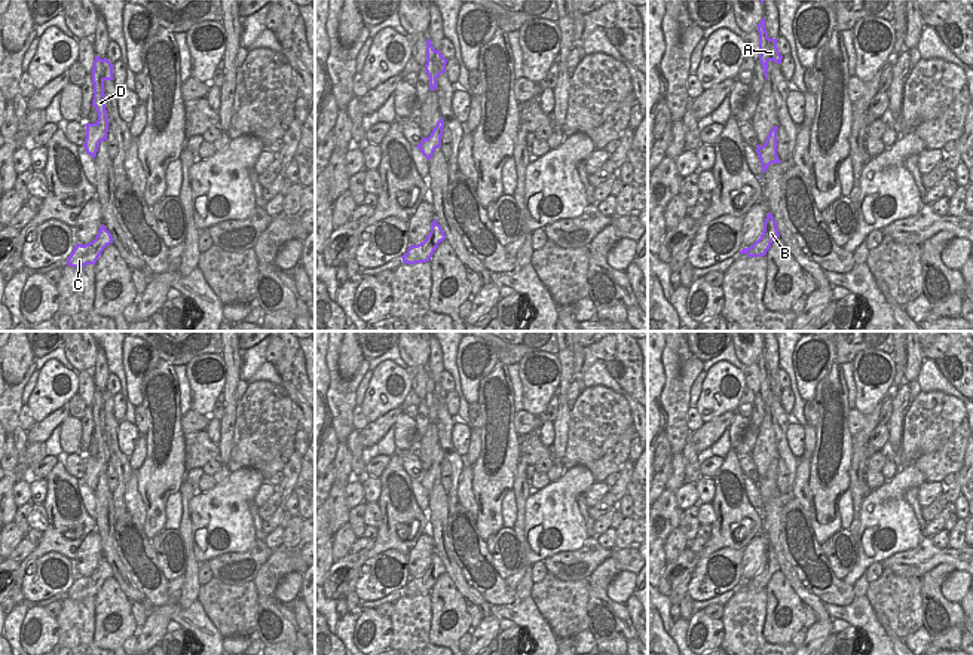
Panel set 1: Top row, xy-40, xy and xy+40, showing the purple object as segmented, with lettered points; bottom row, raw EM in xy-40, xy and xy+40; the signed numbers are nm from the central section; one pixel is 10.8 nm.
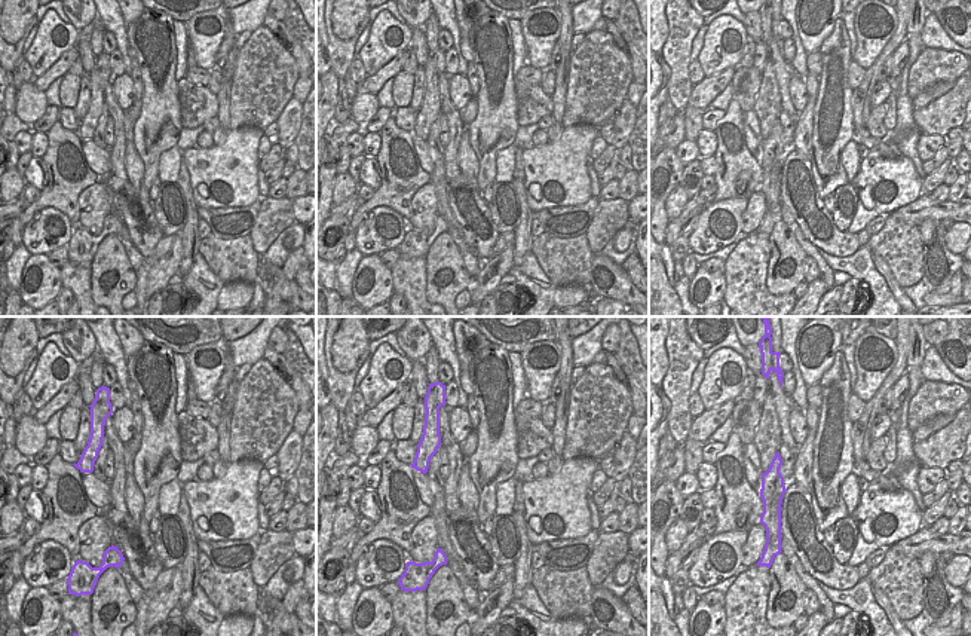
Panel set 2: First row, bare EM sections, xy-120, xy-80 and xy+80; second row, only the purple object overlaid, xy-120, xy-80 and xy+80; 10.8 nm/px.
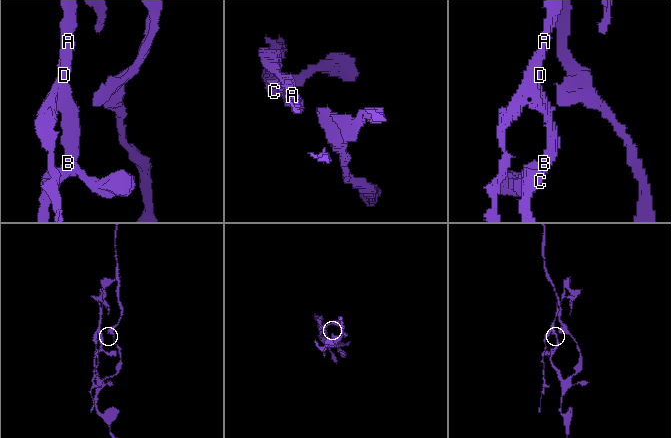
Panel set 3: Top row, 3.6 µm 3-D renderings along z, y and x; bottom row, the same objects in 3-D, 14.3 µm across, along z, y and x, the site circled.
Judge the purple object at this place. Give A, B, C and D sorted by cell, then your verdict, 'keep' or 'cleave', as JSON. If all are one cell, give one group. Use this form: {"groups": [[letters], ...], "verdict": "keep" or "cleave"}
{"groups": [["A", "D"], ["B", "C"]], "verdict": "cleave"}

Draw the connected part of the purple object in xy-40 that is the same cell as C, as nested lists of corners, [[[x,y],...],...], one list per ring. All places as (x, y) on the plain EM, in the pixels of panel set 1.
[[[101,557],[92,575],[85,578],[76,576],[73,585],[67,591],[67,599],[83,600],[86,597],[95,597],[104,581],[110,576],[113,576],[111,566]]]

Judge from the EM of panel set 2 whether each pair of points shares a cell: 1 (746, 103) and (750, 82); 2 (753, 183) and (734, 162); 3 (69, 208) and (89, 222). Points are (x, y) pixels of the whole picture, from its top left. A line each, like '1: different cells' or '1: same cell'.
1: same cell
2: same cell
3: different cells

